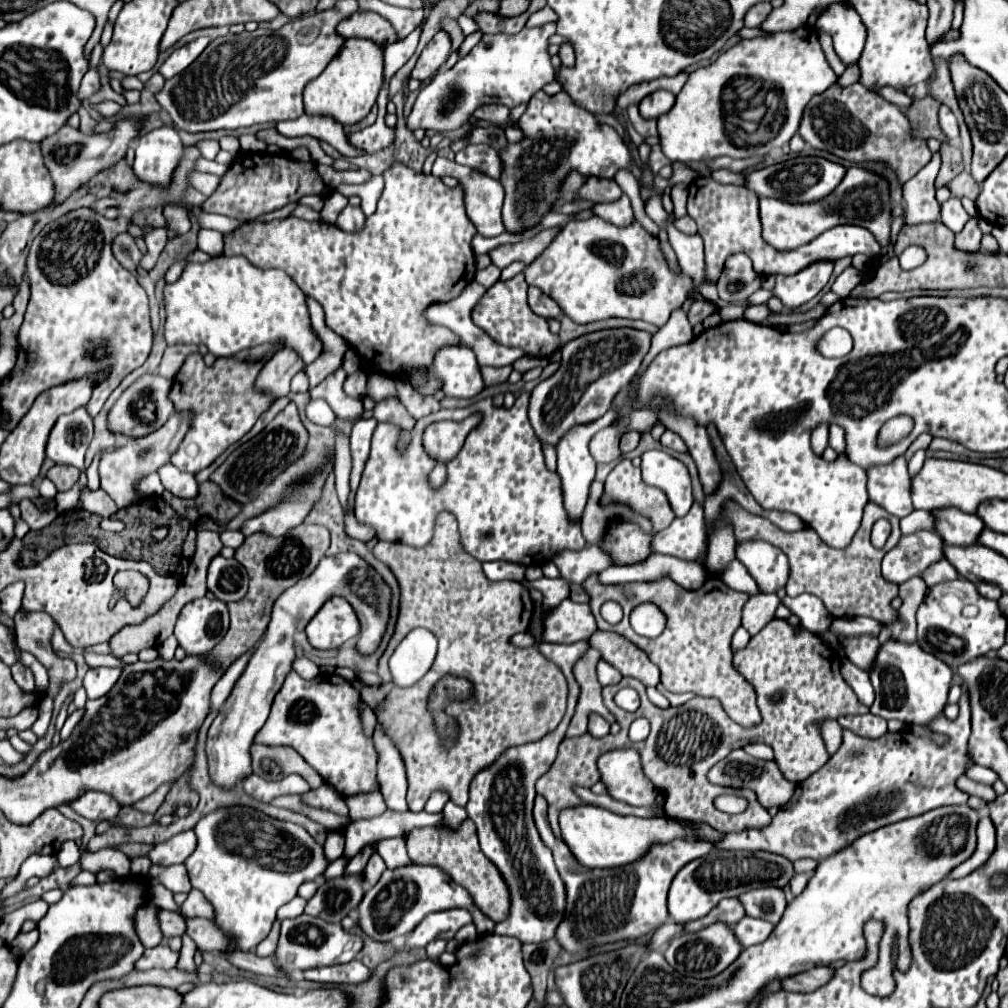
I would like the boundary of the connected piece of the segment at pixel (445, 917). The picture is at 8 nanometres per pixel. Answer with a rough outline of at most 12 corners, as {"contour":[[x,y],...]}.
{"contour":[[467,909],[431,913],[407,937],[405,947],[453,939],[473,917]]}

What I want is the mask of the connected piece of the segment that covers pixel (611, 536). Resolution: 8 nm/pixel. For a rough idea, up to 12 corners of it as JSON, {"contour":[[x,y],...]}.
{"contour":[[617,519],[599,547],[613,565],[645,561],[655,531]]}

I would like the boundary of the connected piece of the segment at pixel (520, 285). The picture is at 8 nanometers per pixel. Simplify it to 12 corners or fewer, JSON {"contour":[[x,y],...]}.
{"contour":[[521,273],[497,281],[471,319],[495,343],[548,357],[562,347],[529,309]]}

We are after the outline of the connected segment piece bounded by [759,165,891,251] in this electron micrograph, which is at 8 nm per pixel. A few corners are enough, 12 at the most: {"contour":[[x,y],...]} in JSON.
{"contour":[[855,165],[827,199],[759,197],[763,239],[795,249],[849,221],[891,219],[889,185]]}

